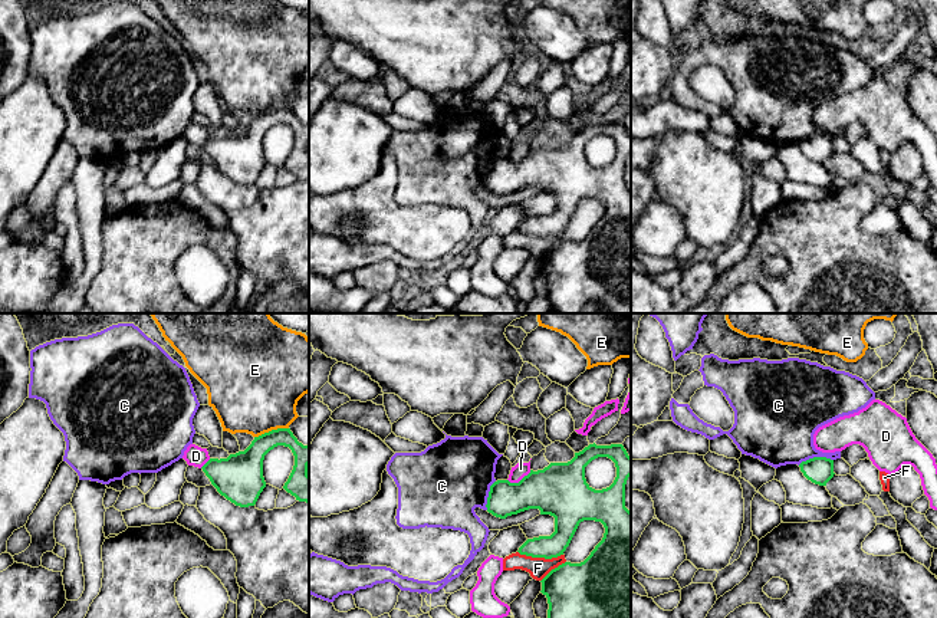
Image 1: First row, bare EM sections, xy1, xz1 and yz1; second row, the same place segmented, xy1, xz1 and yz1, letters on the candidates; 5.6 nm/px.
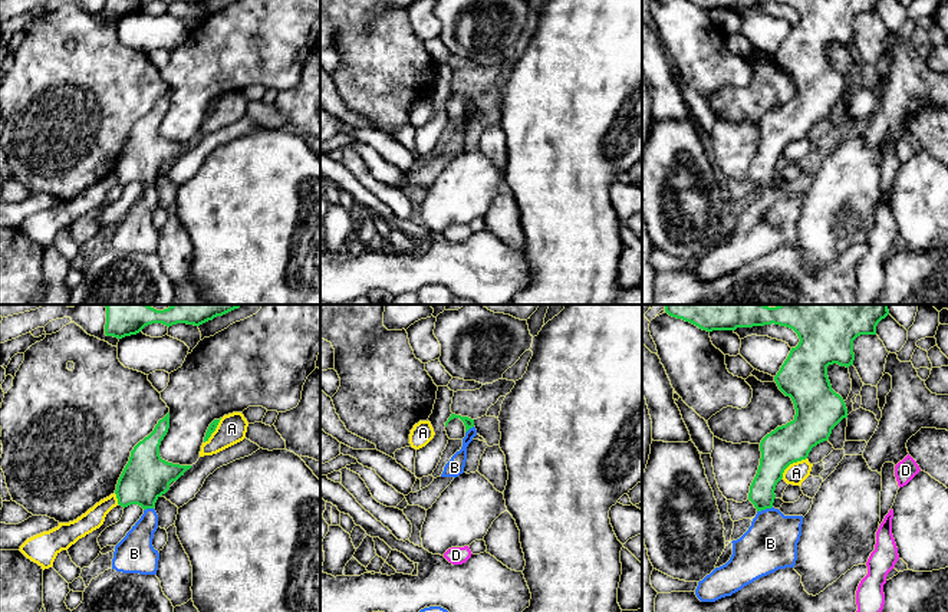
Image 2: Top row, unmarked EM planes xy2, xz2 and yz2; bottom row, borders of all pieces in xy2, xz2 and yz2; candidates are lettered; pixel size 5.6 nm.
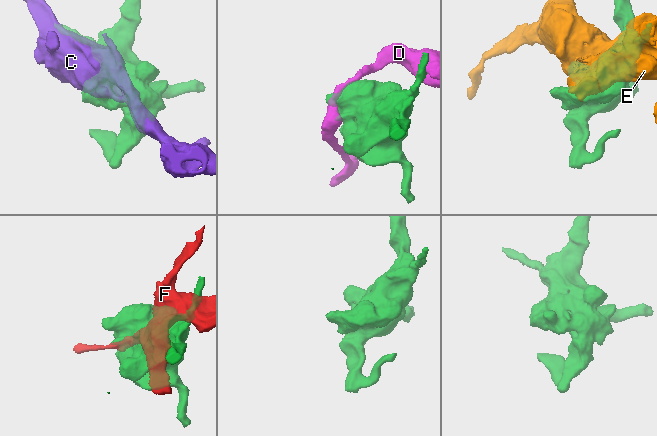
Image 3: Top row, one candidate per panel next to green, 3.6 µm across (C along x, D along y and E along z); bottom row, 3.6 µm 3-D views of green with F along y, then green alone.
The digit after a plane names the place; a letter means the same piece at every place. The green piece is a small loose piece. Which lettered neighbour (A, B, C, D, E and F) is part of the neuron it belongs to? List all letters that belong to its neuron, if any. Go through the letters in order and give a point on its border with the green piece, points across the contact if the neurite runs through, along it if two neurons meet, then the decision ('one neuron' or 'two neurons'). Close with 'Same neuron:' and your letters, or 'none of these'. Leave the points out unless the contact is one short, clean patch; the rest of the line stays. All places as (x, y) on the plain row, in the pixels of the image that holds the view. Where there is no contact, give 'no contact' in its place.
A: yz2 (792, 141) | two neurons
B: yz2 (764, 187) | along yz2 (772, 184), (757, 190) | two neurons
C: yz1 (815, 135) | along yz1 (832, 137), (809, 135), (798, 143) | two neurons
D: xz1 (520, 158) | along xz1 (531, 148), (518, 160), (508, 158) | two neurons
E: xy1 (272, 108) | along xy1 (288, 105), (269, 108), (255, 115) | two neurons
F: xz1 (541, 234) | two neurons
Same neuron: none of these

